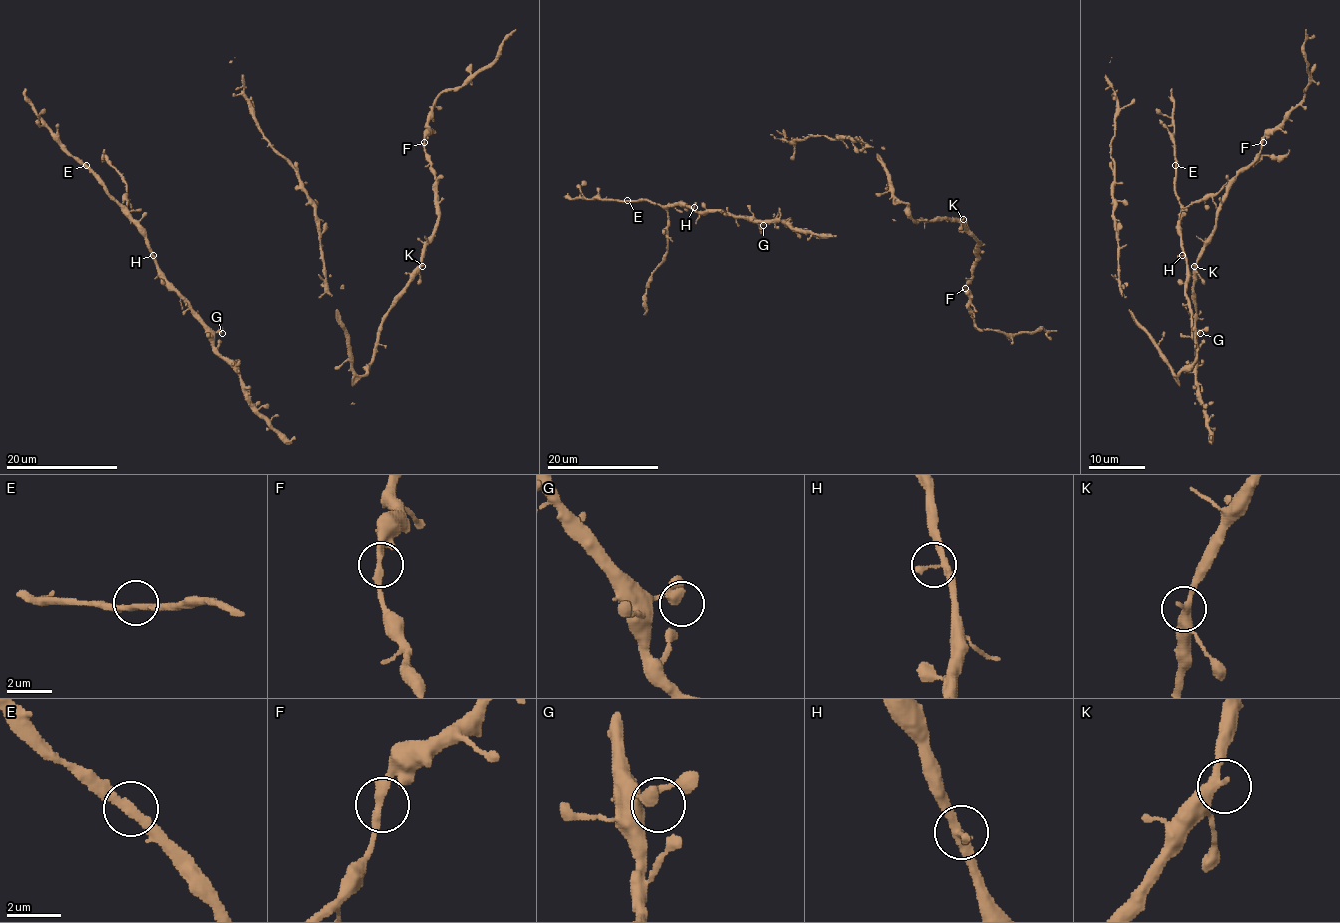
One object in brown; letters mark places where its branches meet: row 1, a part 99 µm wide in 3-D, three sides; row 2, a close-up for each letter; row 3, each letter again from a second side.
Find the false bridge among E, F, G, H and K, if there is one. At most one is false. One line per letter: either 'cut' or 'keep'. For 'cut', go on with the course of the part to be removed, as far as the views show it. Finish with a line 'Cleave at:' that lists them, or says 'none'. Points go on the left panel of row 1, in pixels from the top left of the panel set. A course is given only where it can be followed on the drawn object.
E: keep
F: keep
G: keep
H: keep
K: keep
Cleave at: none

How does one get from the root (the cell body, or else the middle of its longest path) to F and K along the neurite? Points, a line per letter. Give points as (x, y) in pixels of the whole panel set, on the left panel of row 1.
F: (352, 385), (373, 360), (381, 318), (419, 265), (426, 241), (437, 224), (437, 178), (425, 142)
K: (352, 385), (366, 373), (374, 357), (374, 343), (383, 315), (422, 266)

